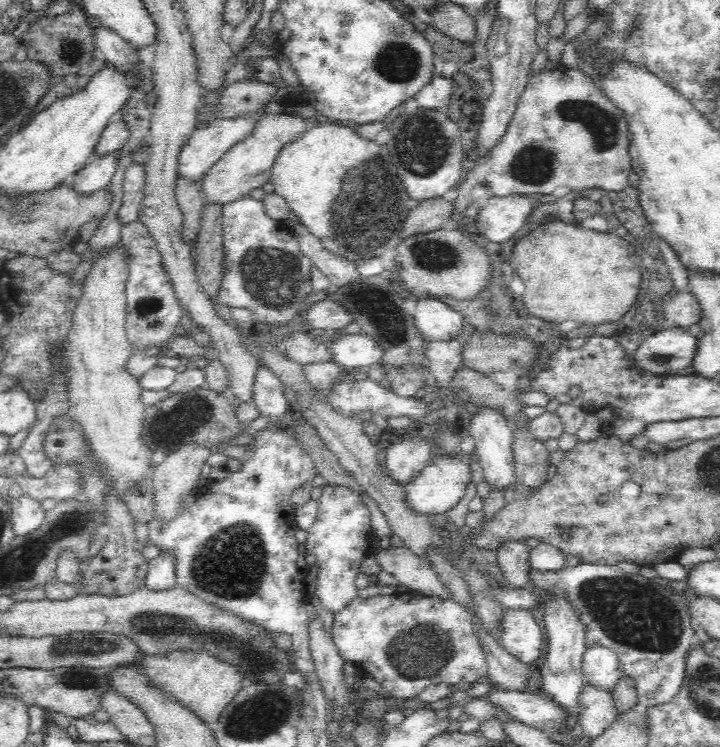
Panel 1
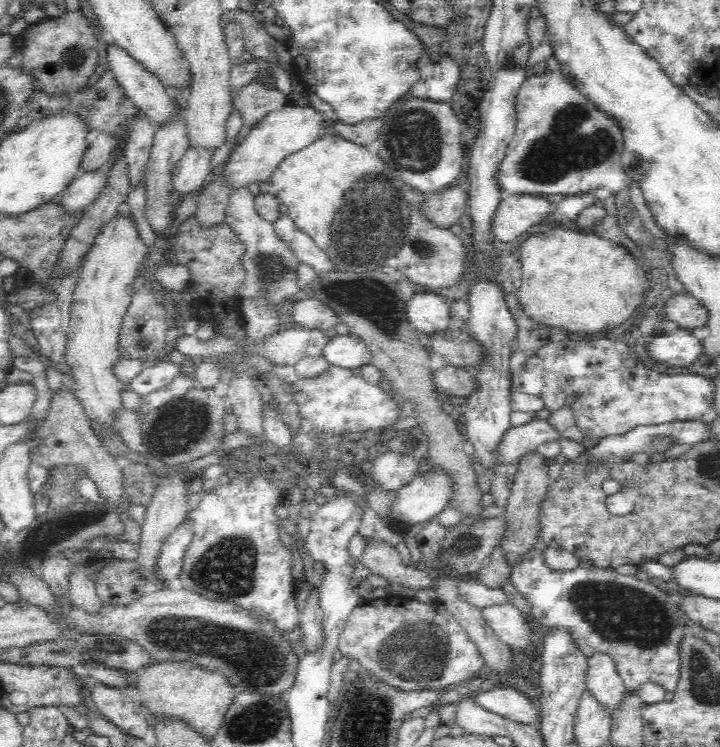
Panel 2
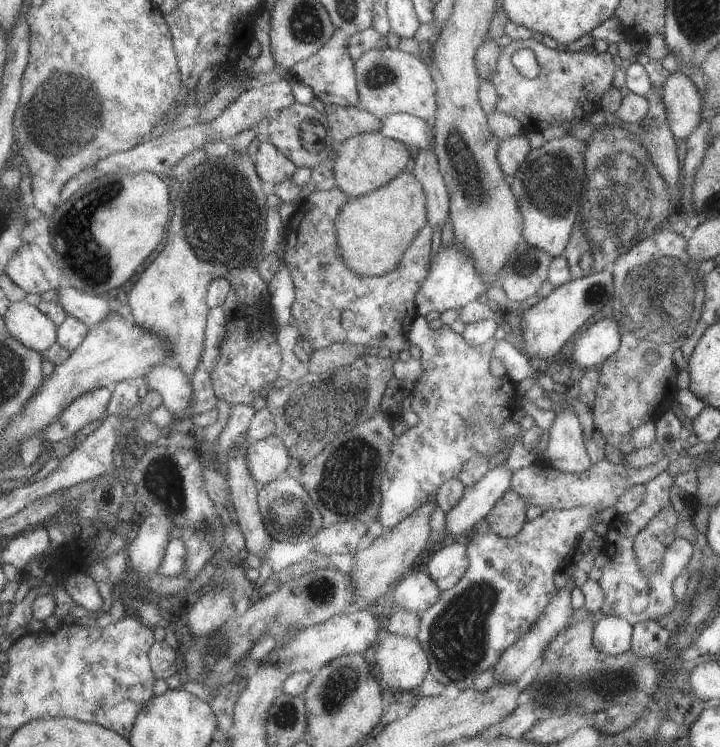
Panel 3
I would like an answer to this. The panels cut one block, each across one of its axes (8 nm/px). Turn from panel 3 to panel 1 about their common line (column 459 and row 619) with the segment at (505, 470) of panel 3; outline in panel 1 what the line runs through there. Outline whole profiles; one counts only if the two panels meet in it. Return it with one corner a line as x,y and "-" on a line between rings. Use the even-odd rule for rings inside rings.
506,610
506,616
502,618
502,630
500,630
500,640
502,646
508,654
514,654
518,662
524,664
534,664
538,656
542,656
542,630
536,624
536,616
532,616
530,610

